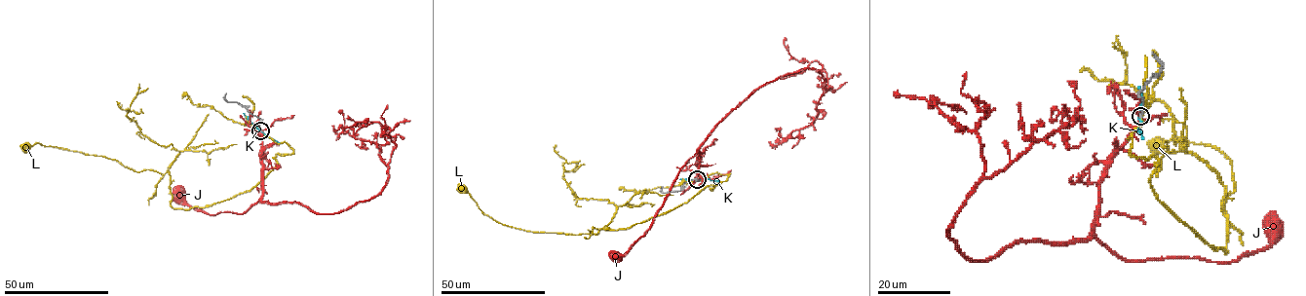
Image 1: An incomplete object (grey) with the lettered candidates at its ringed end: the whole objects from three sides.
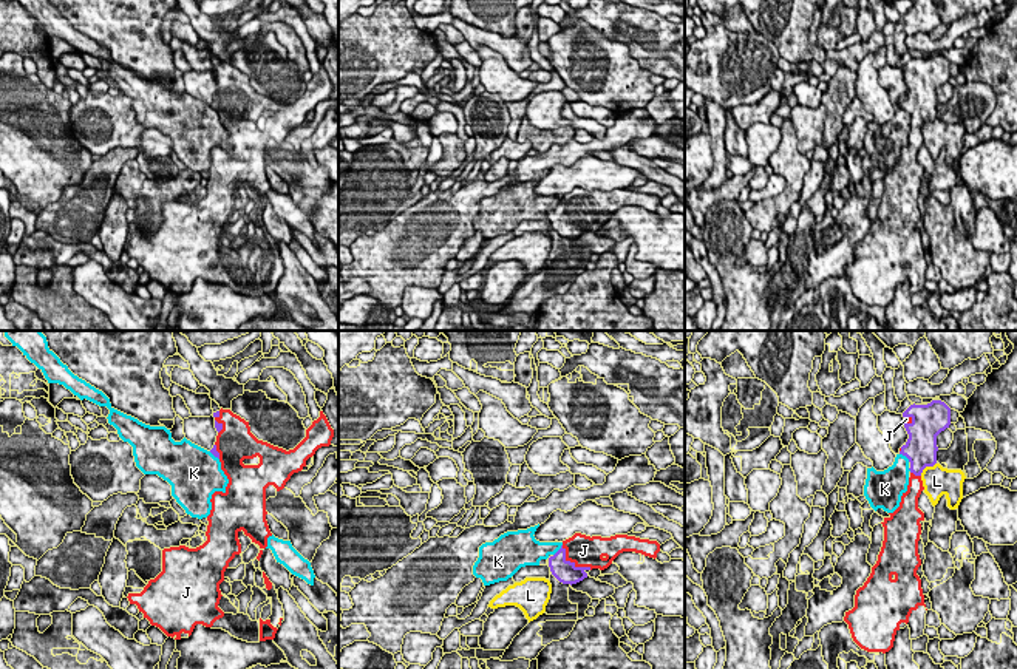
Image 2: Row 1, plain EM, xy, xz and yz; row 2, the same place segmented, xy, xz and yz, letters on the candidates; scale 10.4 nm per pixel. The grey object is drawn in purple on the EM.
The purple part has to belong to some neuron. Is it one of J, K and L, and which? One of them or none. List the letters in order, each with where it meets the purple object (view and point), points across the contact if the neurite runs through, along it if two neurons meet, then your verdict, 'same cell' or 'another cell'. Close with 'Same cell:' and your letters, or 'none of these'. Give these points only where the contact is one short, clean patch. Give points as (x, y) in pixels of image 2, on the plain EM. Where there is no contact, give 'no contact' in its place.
J: meets purple in xz at (572, 217); same cell
K: meets purple in yz at (904, 108); border along yz (900, 107), (909, 115); another cell
L: meets purple in yz at (926, 119); border along yz (935, 116), (928, 119), (920, 129); another cell
Same cell: J

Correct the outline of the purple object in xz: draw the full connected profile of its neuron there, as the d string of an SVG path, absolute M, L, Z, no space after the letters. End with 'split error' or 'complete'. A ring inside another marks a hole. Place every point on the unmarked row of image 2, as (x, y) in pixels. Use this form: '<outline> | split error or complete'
M575 187L563 195L561 202L549 212L549 221L560 236L572 239L587 232L587 224L607 222L623 205L635 205L655 213L660 198L628 188L590 192Z | split error

